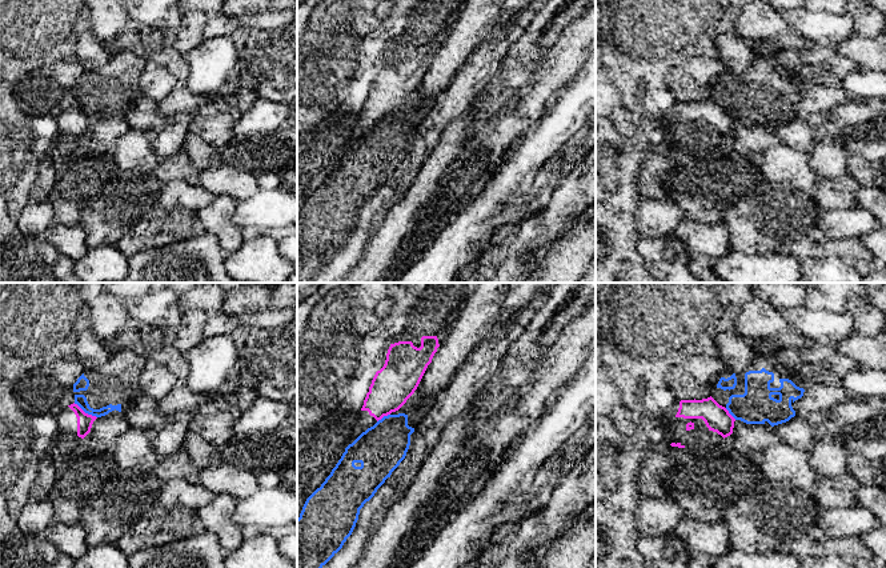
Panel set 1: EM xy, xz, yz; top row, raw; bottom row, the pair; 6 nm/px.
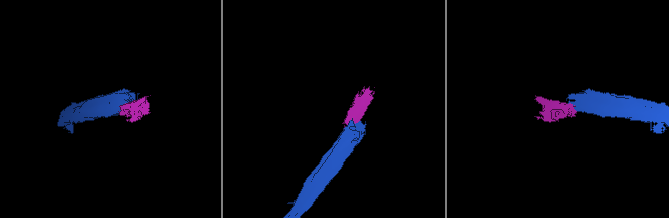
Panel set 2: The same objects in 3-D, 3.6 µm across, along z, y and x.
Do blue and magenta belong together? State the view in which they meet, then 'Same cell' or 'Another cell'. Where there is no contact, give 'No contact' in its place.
Touches blue in xy. Another cell

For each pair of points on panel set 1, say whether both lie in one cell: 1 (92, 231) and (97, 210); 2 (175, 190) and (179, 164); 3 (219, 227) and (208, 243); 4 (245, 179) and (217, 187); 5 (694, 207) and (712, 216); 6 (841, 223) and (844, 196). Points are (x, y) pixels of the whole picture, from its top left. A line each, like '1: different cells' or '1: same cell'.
1: same cell
2: different cells
3: different cells
4: same cell
5: same cell
6: different cells

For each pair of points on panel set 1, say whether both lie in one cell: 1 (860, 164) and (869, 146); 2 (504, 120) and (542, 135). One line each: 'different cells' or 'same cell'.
1: different cells
2: different cells

